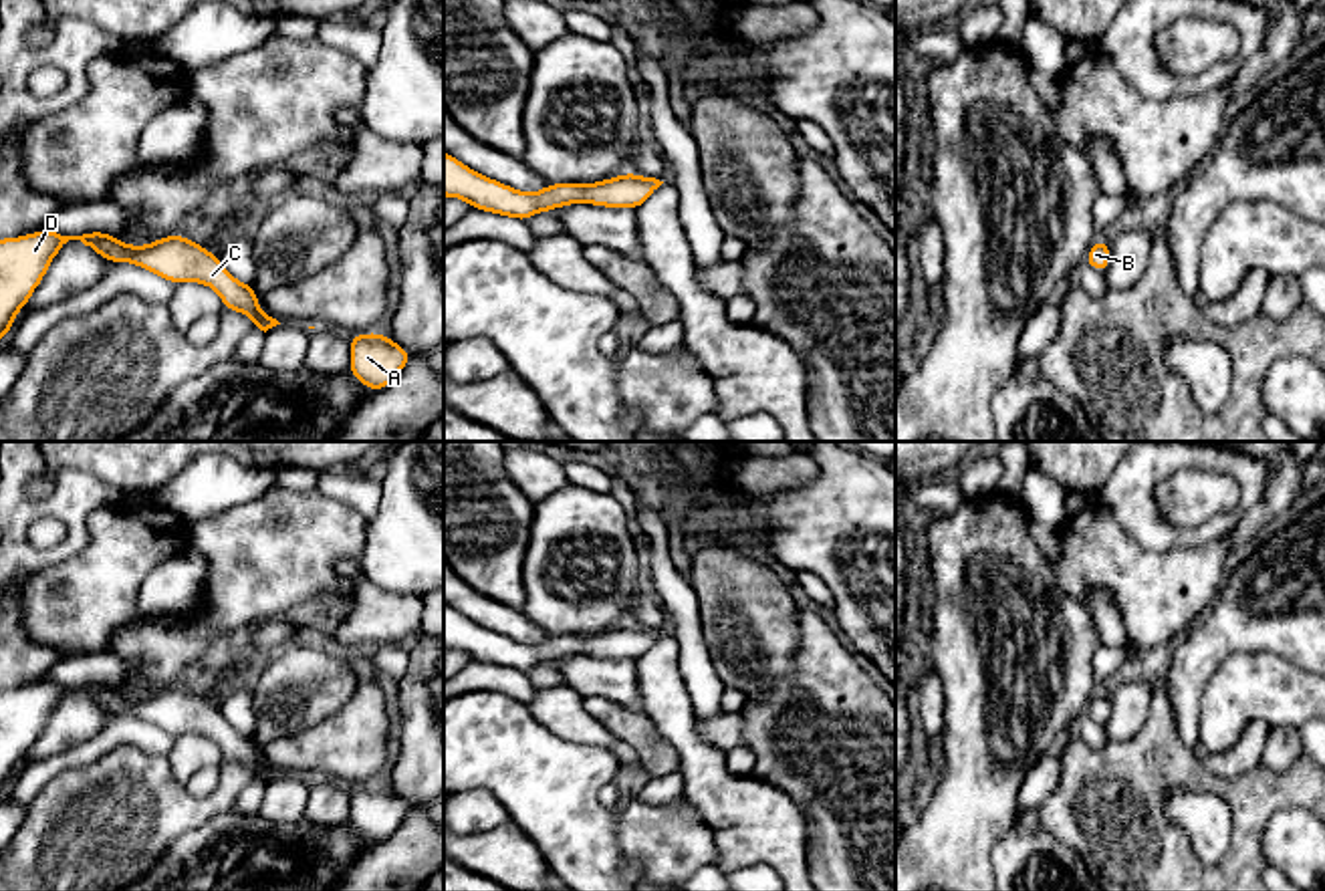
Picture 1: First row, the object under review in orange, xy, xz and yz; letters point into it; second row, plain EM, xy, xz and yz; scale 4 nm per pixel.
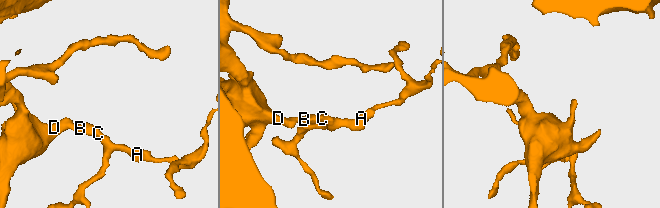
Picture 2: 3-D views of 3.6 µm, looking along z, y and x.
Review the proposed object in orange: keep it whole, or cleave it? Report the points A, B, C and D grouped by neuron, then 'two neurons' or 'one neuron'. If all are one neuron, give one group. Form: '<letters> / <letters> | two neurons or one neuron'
A B C D | one neuron

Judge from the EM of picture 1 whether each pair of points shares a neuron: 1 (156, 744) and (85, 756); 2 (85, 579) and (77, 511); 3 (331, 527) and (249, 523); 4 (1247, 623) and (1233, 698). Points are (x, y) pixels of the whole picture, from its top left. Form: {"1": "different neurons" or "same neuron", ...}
{"1": "same neuron", "2": "different neurons", "3": "same neuron", "4": "different neurons"}

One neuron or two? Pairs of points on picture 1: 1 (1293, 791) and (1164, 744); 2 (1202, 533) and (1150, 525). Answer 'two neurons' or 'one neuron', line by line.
1: one neuron
2: one neuron

